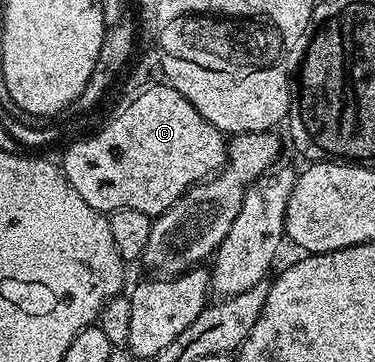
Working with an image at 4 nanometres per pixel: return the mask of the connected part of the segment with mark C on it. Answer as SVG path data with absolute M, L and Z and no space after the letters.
M153 83L150 85L153 86L150 89L143 90L122 113L115 114L98 133L93 133L90 137L85 137L82 141L67 146L65 154L62 155L61 161L59 160L59 168L71 183L71 187L75 187L75 191L79 191L79 195L83 195L83 199L88 205L95 207L106 215L117 209L130 209L131 211L143 211L143 215L147 215L150 219L158 217L163 211L167 211L167 207L171 207L178 201L192 185L214 176L225 164L227 156L226 134L216 129L211 123L207 123L207 119L203 119L203 115L199 115L199 111L195 111L195 107L191 107L191 103L187 103L187 99L183 99L183 95L179 95L179 91L175 91L167 83Z

